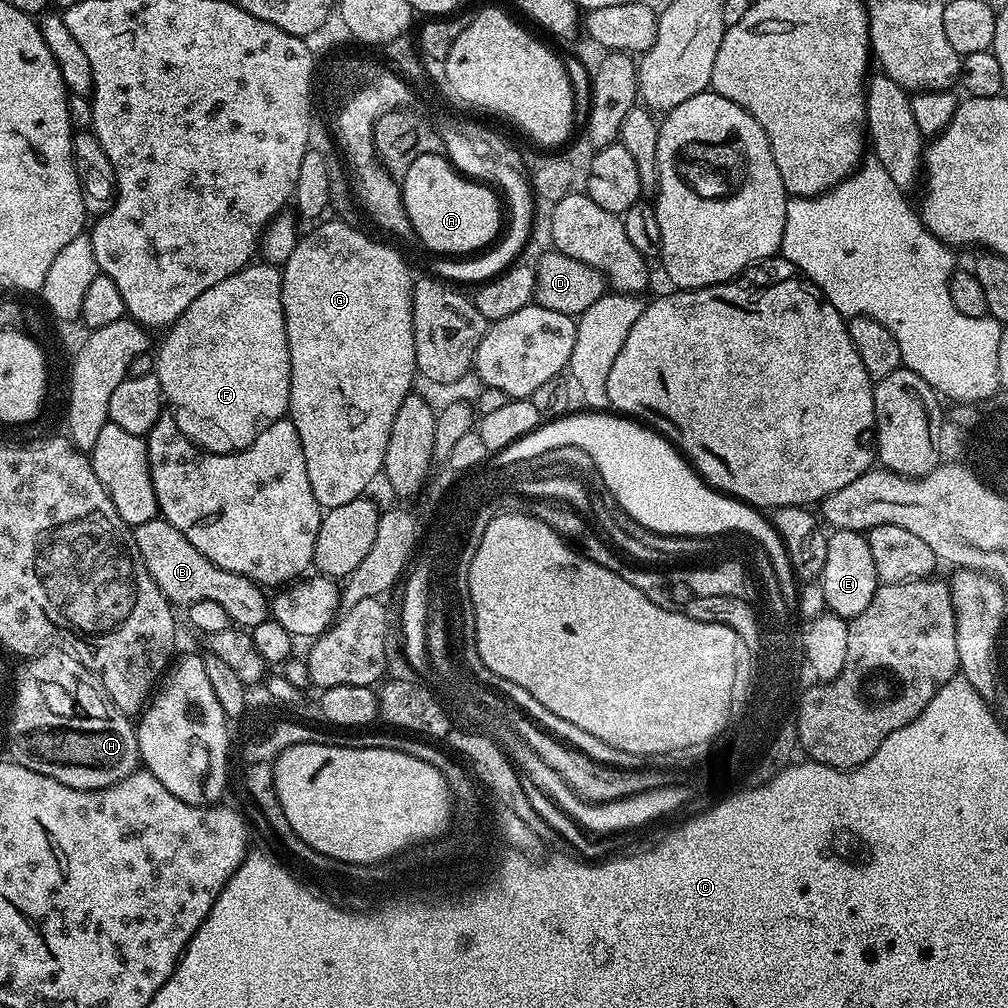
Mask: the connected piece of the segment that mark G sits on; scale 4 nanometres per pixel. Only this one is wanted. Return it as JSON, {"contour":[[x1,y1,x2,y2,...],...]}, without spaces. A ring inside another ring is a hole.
{"contour":[[332,218,329,224,320,222,309,236,301,235,294,246,294,254,282,266,282,310,284,311,284,321,286,322,286,338,288,339,288,349,290,350,290,402,288,403,288,416,294,422,294,430,298,430,298,442,302,442,302,454,306,454,306,475,310,477,310,490,314,490,314,498,320,504,321,509,327,510,334,506,346,506,346,502,354,502,358,497,365,495,372,484,375,476,379,477,384,470,384,459,386,458,386,442,390,442,390,426,394,426,394,418,398,414,398,406,413,391,412,383,418,380,416,371,416,355,414,354,414,326,412,325,412,285,414,276,408,273,408,264,392,248,387,248,384,244,379,244,376,240,371,240,364,232,359,232,359,227,341,222]]}

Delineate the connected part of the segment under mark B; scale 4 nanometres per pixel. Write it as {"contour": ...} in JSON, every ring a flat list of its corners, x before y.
{"contour":[[162,518,142,522,142,526,134,529,134,535,146,570,152,575,154,582,160,587,169,604,187,606,203,600,218,602,218,606,222,606,222,610,226,610,226,614,232,619,233,625,244,630,250,630,254,626,258,626,258,622,269,619,270,600,267,595,264,597,265,589,261,585,256,584,250,578,242,578,242,574,234,574,230,570,222,570,218,566,214,566,214,562,210,562,210,558,206,558,206,554,194,550,194,546,190,546,188,539,178,530,174,530,174,526,170,526,170,522,166,522]]}

